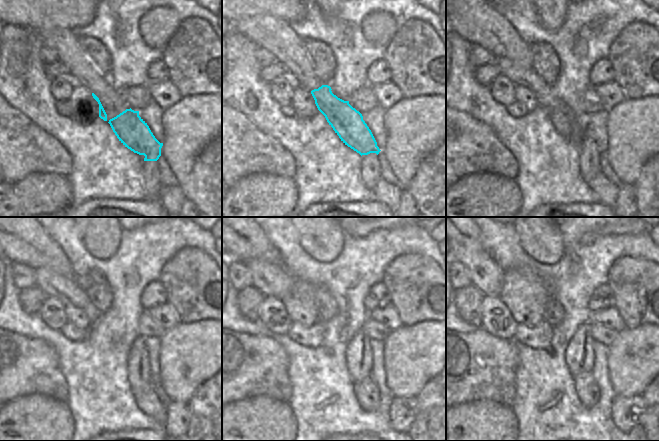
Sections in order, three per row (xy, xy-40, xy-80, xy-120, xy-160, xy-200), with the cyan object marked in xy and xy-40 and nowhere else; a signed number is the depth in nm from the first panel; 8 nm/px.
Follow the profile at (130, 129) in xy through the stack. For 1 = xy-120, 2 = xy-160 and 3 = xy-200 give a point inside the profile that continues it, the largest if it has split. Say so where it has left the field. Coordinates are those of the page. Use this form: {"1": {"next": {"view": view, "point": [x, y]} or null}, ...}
{"1": {"next": {"view": "xy-120", "point": [67, 291]}}, "2": {"next": {"view": "xy-160", "point": [271, 280]}}, "3": {"next": {"view": "xy-200", "point": [485, 274]}}}

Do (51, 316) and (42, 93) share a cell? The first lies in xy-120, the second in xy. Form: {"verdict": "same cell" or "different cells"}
{"verdict": "different cells"}

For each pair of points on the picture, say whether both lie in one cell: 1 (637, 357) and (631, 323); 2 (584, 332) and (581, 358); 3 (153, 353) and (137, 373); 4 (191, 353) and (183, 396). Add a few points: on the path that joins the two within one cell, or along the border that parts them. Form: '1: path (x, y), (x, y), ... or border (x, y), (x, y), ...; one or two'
1: border (648, 322), (633, 328), (625, 327); two
2: path (582, 338), (581, 352); one
3: border (142, 337), (148, 356), (148, 375), (151, 381); two
4: path (183, 364), (182, 385); one

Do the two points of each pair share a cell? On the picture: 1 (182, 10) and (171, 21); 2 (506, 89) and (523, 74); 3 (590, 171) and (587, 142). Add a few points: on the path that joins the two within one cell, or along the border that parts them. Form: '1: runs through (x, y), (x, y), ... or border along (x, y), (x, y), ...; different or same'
1: border along (174, 10), (180, 21); different
2: border along (501, 72), (514, 85); different
3: runs through (589, 164), (588, 149); same

